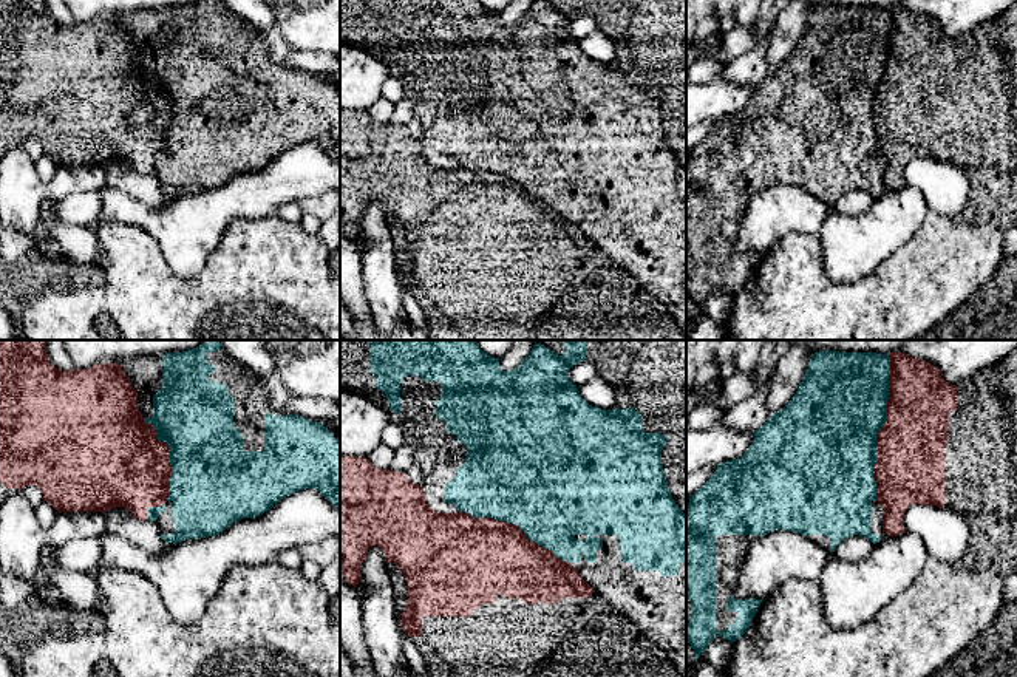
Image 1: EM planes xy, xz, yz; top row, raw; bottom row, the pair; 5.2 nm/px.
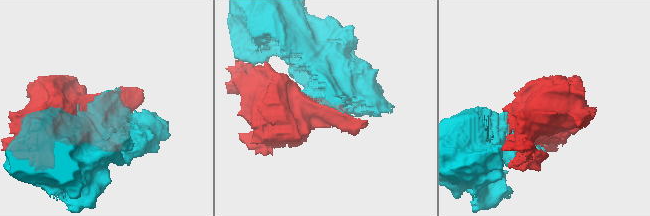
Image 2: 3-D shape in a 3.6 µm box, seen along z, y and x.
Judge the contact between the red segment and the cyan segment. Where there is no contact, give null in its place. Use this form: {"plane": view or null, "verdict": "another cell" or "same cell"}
{"plane": "yz", "verdict": "another cell"}

